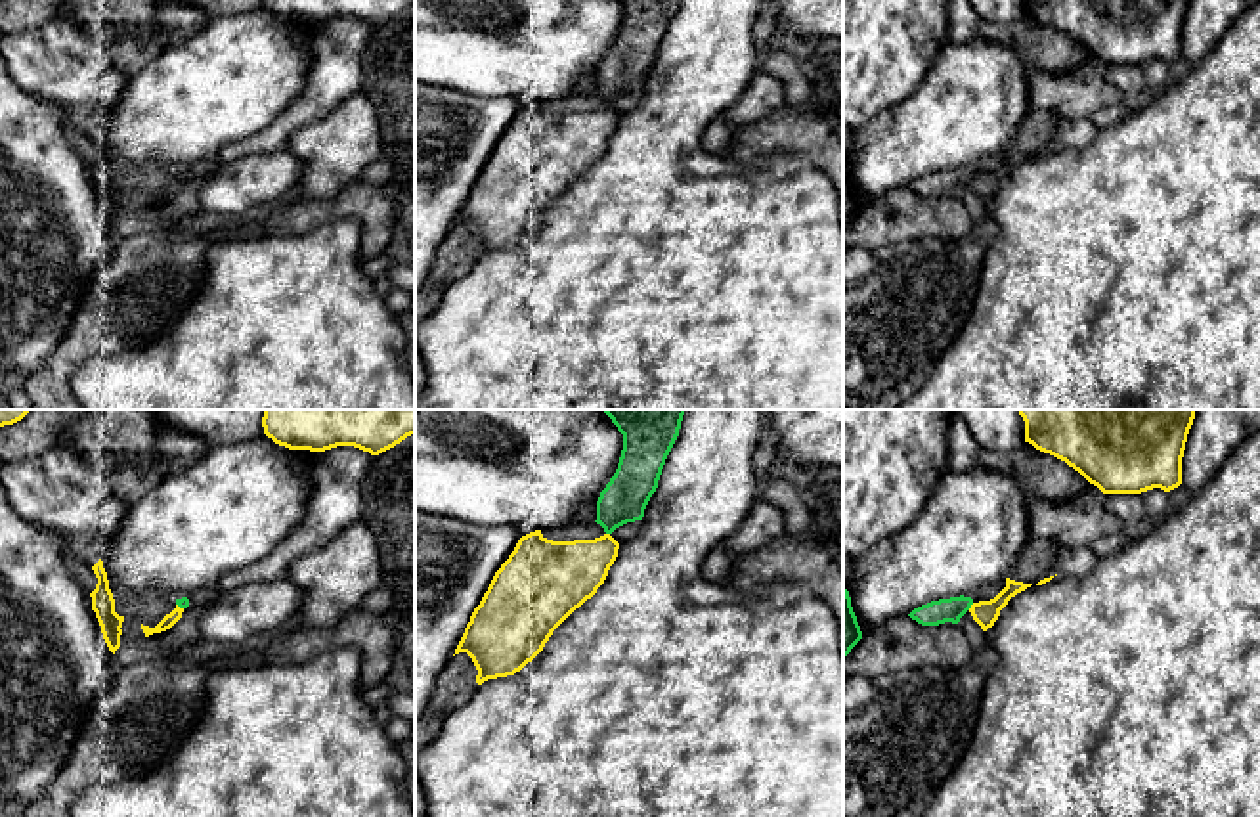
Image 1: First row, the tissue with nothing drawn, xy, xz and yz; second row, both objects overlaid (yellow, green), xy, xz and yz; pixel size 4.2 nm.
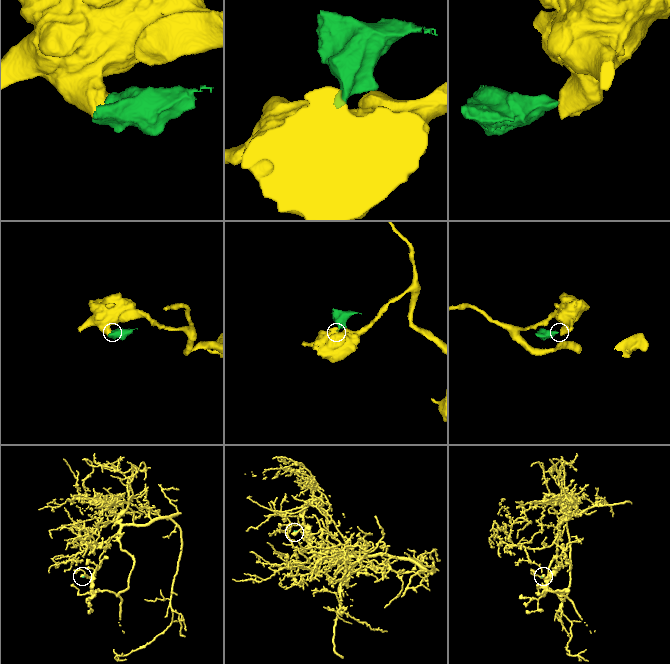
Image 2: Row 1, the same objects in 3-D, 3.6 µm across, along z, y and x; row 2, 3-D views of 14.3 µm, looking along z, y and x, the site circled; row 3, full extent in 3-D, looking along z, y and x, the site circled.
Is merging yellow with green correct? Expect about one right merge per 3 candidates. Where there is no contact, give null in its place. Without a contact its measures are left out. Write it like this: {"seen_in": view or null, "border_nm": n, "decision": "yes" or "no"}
{"seen_in": "yz", "border_nm": 40, "decision": "no"}

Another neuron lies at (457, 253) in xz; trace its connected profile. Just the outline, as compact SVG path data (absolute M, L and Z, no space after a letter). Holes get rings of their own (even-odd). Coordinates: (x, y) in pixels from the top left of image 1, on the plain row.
M467 224L455 226L438 249L432 270L415 293L415 323L440 306L445 289L467 276L478 258L478 241Z

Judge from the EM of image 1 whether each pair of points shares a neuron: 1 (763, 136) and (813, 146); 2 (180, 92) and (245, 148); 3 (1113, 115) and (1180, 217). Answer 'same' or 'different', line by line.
1: same
2: different
3: different

